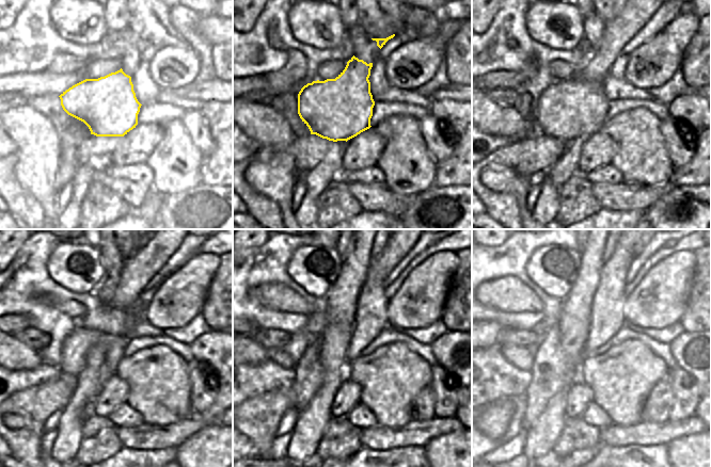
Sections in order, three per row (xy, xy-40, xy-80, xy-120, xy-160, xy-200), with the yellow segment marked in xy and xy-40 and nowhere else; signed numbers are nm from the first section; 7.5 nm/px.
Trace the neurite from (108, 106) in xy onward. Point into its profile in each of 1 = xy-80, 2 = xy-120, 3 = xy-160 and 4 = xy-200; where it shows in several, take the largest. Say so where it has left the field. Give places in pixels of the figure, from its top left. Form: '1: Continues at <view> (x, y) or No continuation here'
1: Continues at xy-80 (577, 108)
2: Continues at xy-120 (138, 270)
3: Continues at xy-160 (379, 269)
4: Continues at xy-200 (636, 251).

